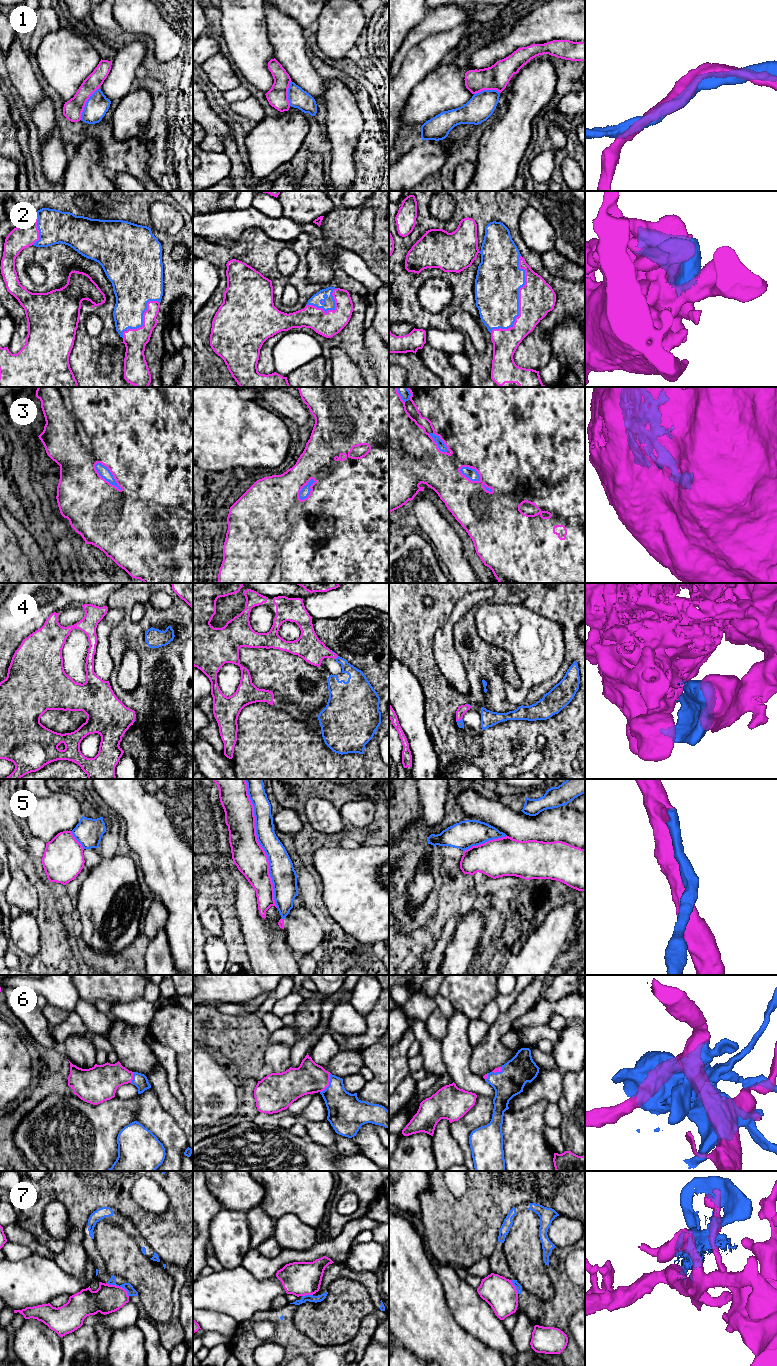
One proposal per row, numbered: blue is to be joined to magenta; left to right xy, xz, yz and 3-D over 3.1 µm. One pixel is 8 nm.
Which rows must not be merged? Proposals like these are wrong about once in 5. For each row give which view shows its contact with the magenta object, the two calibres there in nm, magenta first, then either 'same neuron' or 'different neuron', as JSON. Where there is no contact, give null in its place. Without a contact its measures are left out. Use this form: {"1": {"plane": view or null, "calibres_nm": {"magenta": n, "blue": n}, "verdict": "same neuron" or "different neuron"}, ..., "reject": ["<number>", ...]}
{"1": {"plane": "xy", "calibres_nm": {"magenta": 160, "blue": 180}, "verdict": "same neuron"}, "2": {"plane": "yz", "calibres_nm": {"magenta": 280, "blue": 360}, "verdict": "same neuron"}, "3": {"plane": "xy", "calibres_nm": {"magenta": 500, "blue": 90}, "verdict": "same neuron"}, "4": {"plane": "xz", "calibres_nm": {"magenta": 200, "blue": 150}, "verdict": "same neuron"}, "5": {"plane": "xz", "calibres_nm": {"magenta": 260, "blue": 190}, "verdict": "same neuron"}, "6": {"plane": "xz", "calibres_nm": {"magenta": 240, "blue": 280}, "verdict": "same neuron"}, "7": {"plane": "xy", "calibres_nm": {"magenta": 220, "blue": 60}, "verdict": "different neuron"}, "reject": ["7"]}

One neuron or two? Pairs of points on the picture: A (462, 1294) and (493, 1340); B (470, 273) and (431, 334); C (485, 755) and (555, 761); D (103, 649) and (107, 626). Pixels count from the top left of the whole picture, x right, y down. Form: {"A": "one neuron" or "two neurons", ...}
{"A": "one neuron", "B": "two neurons", "C": "one neuron", "D": "one neuron"}

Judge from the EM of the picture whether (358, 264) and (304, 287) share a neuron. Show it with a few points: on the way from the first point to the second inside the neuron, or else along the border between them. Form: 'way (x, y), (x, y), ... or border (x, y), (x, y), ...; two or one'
border (325, 255), (357, 282); two

